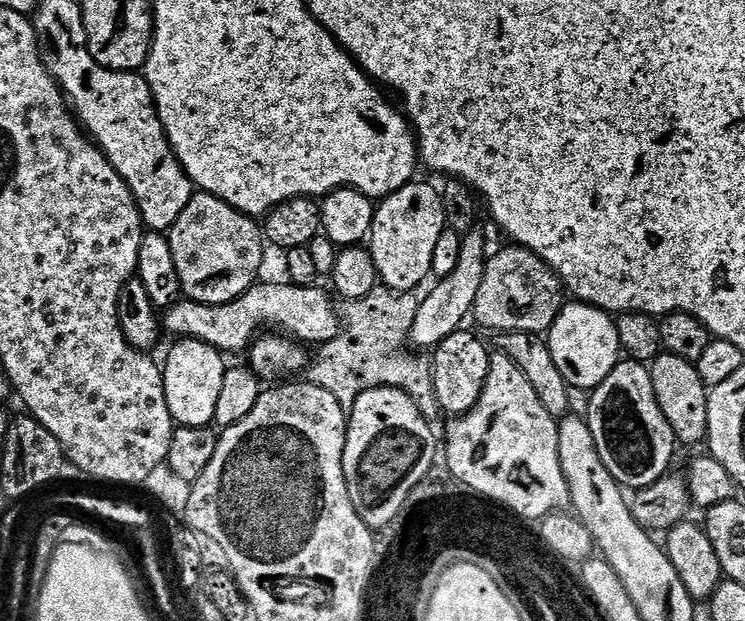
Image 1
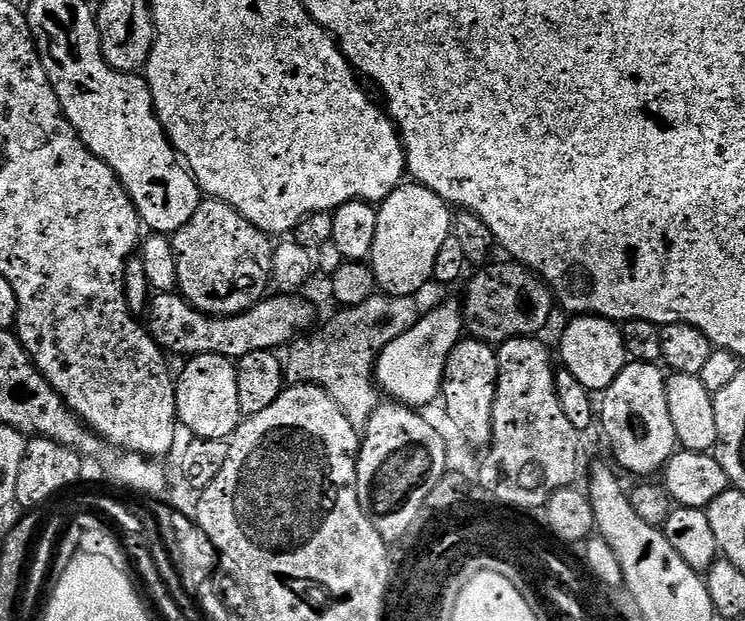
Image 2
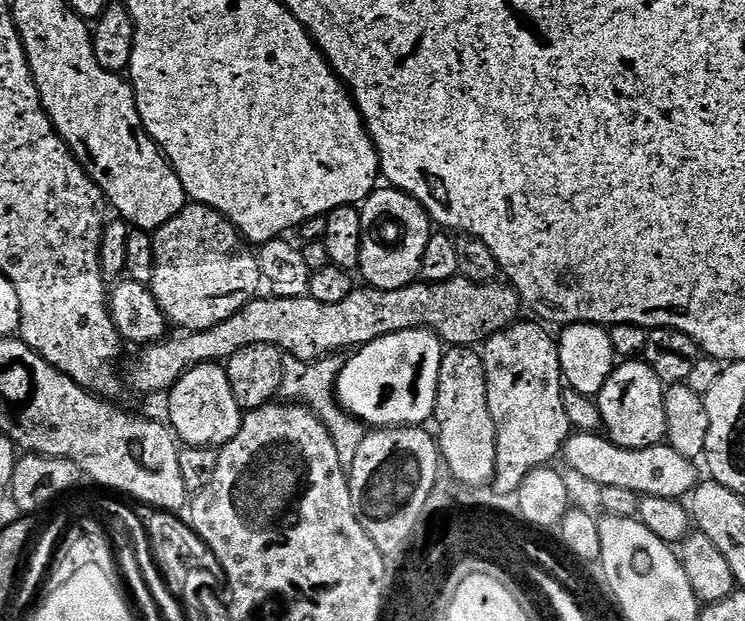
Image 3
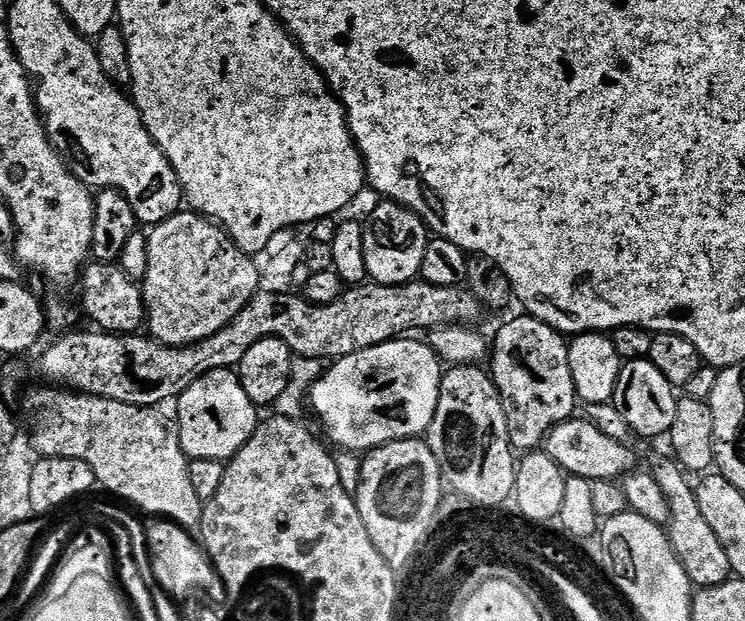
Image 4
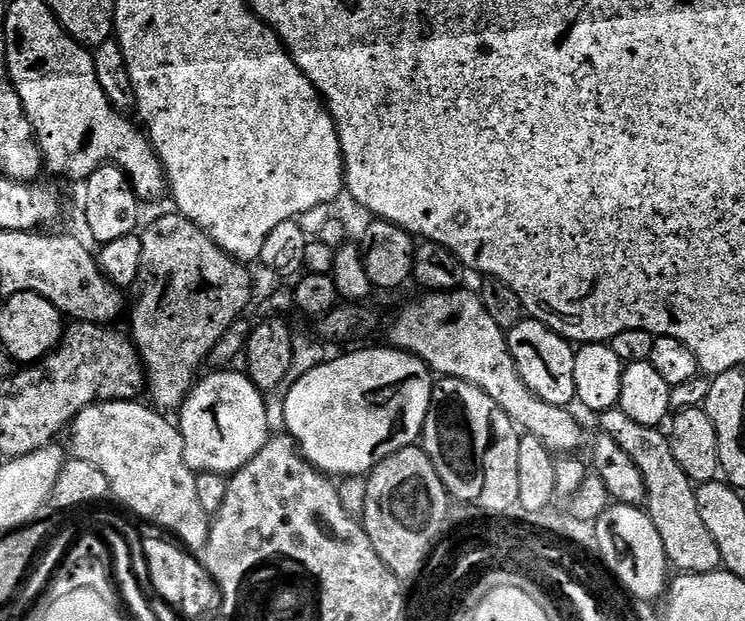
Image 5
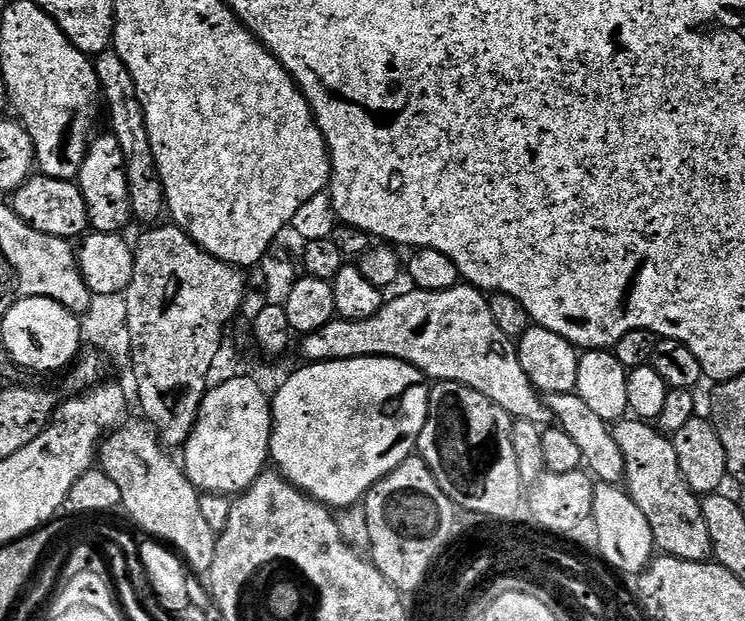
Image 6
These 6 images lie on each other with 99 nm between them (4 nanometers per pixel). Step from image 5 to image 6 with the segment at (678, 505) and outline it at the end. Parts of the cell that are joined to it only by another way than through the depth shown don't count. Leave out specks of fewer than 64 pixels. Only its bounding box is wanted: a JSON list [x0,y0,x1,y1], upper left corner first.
[614,418,713,563]

